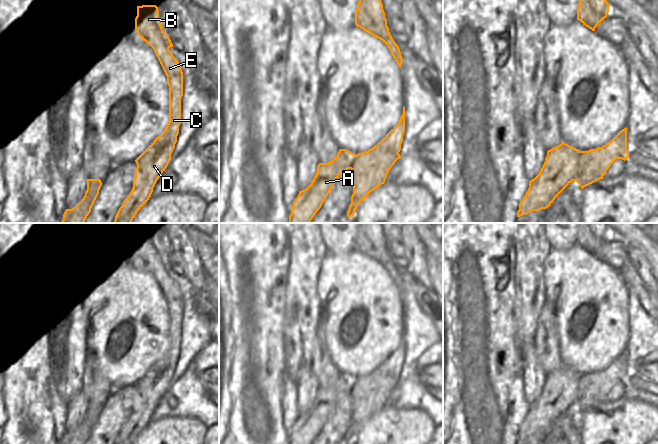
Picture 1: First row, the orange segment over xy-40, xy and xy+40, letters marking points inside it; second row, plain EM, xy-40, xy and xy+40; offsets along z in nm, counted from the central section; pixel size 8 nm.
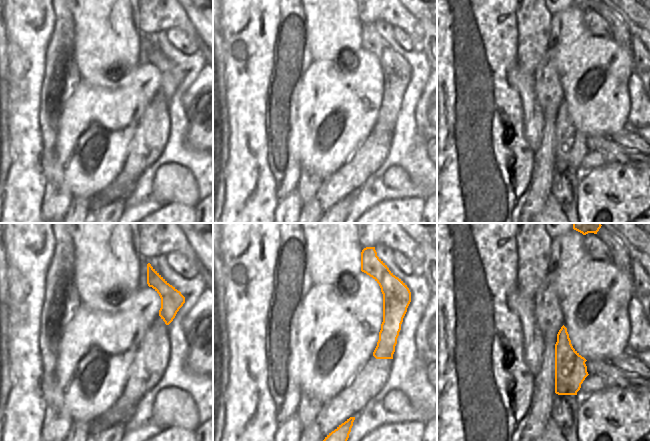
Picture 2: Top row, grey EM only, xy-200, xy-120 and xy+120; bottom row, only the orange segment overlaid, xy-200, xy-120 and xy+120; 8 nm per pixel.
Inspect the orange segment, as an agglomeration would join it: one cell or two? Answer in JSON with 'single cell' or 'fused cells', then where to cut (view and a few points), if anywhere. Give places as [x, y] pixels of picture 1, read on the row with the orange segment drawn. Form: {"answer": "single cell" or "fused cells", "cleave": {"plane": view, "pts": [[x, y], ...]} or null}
{"answer": "fused cells", "cleave": {"plane": "xy+40", "pts": [[581, 151], [578, 175], [574, 180]]}}

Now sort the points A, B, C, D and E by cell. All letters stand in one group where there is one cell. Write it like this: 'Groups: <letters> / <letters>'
Groups: A / B C D E.

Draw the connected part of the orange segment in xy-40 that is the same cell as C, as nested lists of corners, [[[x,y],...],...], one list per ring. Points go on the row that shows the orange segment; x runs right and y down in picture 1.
[[[156,5],[137,6],[135,18],[137,35],[154,50],[169,86],[169,122],[165,130],[137,157],[133,188],[113,223],[131,223],[137,212],[147,203],[153,188],[167,168],[177,142],[181,124],[181,98],[183,96],[183,72],[170,47],[169,35],[163,32]]]

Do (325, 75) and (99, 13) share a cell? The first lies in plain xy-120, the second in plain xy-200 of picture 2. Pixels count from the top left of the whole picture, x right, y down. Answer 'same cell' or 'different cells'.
different cells

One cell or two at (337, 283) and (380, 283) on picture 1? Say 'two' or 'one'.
one

